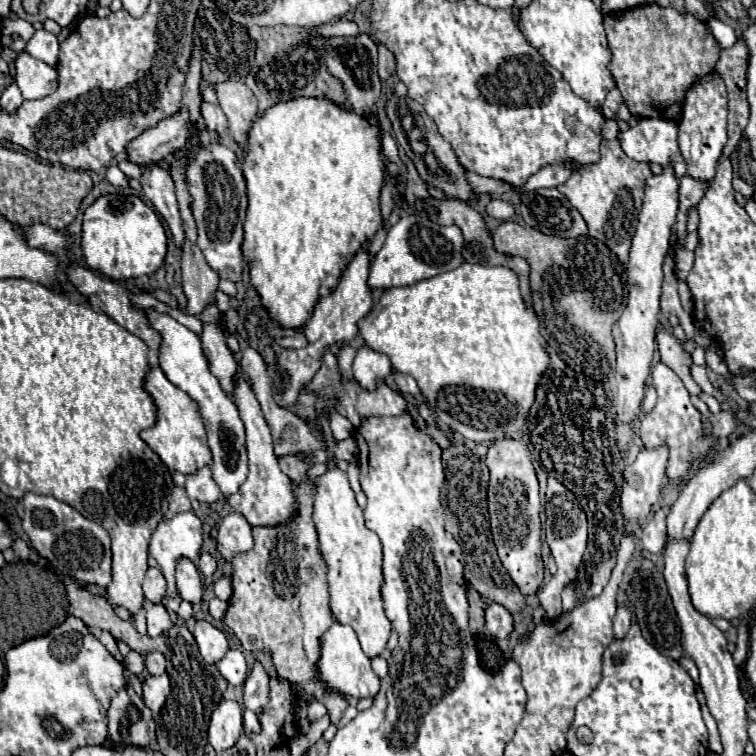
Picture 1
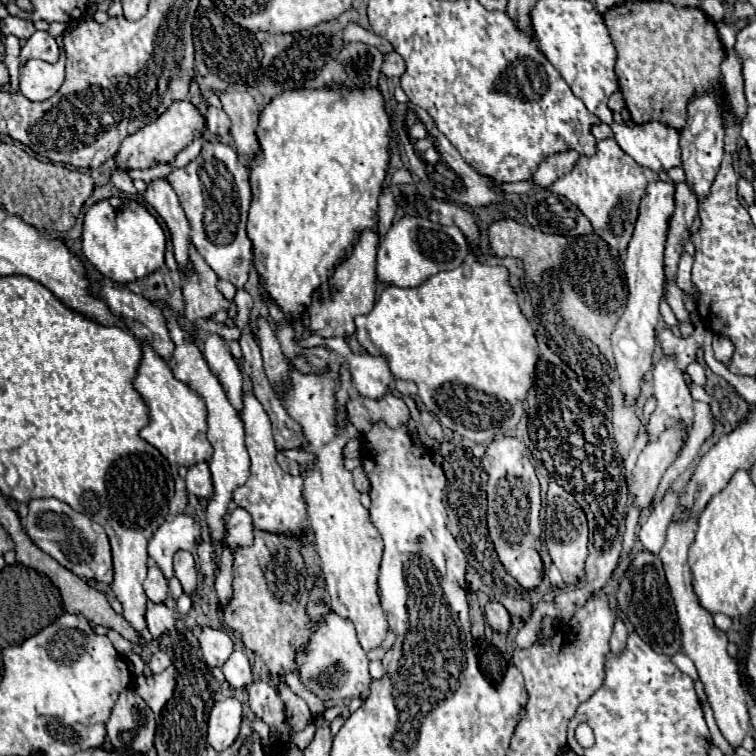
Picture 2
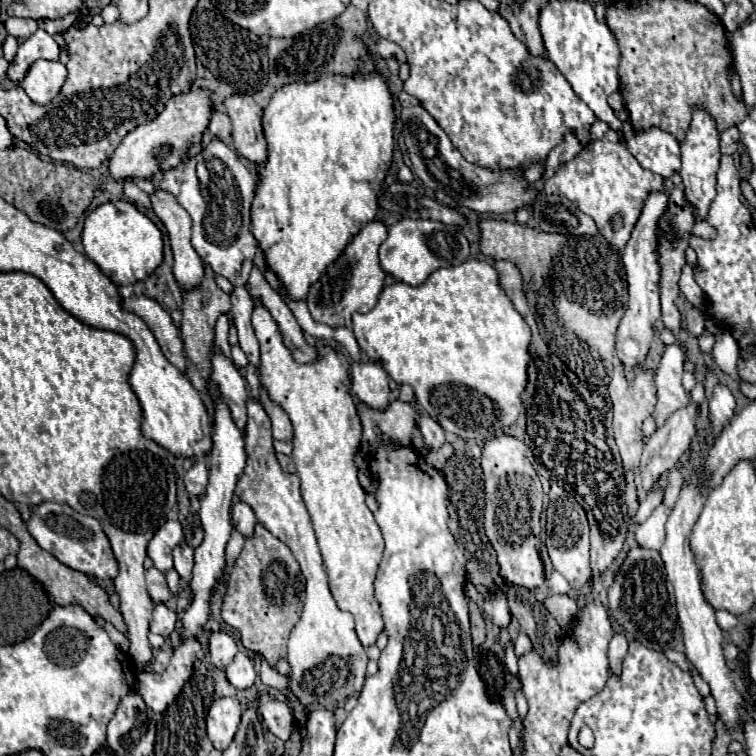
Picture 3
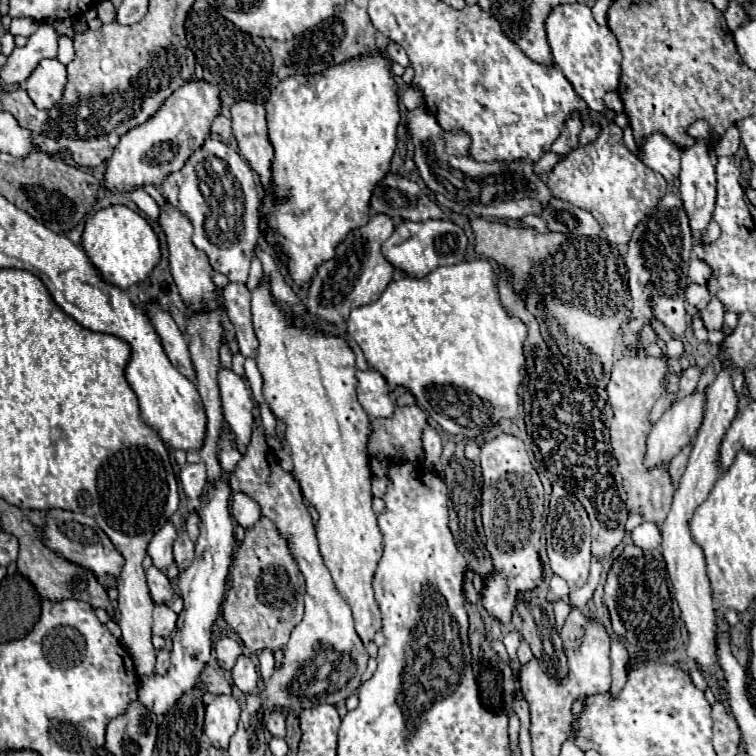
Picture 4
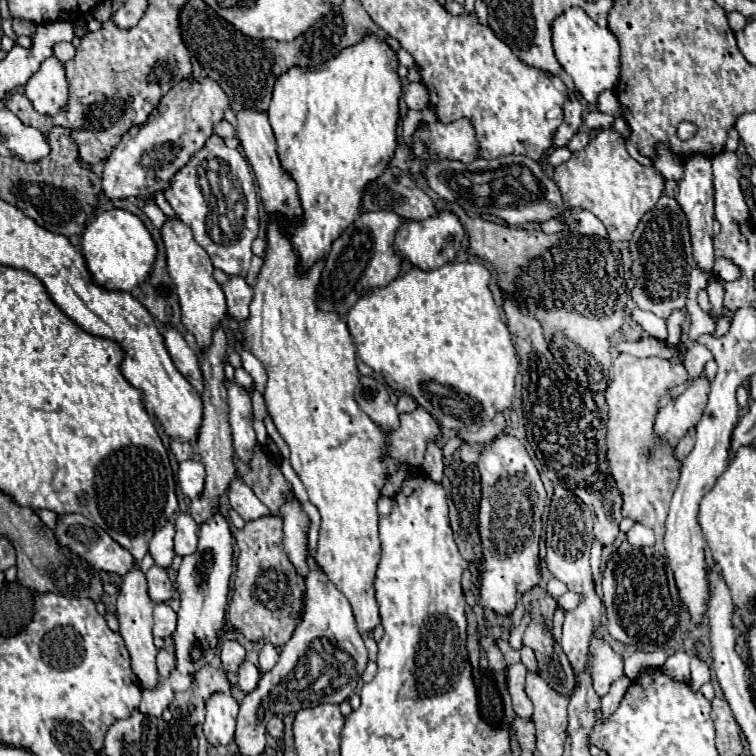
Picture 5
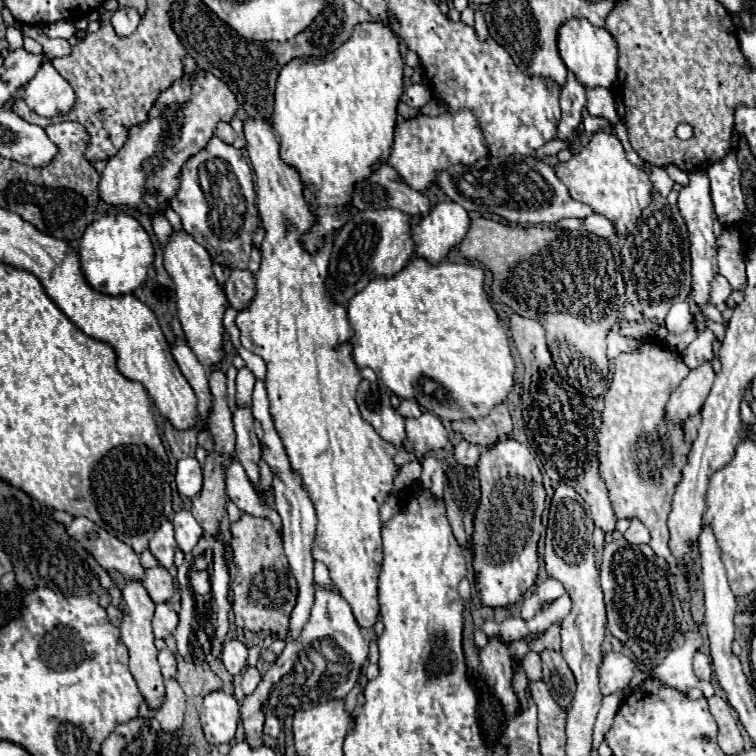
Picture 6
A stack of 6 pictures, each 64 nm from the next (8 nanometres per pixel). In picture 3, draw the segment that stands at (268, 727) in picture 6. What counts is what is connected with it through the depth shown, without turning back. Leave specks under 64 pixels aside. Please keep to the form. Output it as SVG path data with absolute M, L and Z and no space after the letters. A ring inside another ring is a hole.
M262 694L260 696L260 702L258 702L258 710L264 718L264 724L268 726L268 730L282 738L282 740L288 740L290 738L290 730L292 730L292 714L286 706L284 700L278 700L278 698L272 698L268 694Z

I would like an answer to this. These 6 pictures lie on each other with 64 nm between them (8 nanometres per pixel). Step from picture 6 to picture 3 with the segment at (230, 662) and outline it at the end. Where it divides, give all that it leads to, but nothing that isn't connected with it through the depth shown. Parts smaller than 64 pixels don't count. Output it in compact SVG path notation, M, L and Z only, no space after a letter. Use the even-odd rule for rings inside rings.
M212 632L210 634L208 654L210 654L210 660L216 668L224 670L232 662L232 658L236 656L236 652L238 652L238 646L228 634L224 634L224 632Z

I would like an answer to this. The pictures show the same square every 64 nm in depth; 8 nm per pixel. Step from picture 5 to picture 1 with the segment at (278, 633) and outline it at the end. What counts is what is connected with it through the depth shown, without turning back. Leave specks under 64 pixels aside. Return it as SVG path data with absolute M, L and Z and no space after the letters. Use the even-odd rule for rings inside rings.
M296 456L278 458L284 474L292 478L296 488L298 516L288 524L274 528L252 528L254 548L236 554L232 558L232 598L224 614L224 624L240 638L242 646L250 652L266 652L272 658L276 674L284 680L304 686L306 700L314 696L324 702L332 724L338 724L344 708L348 706L342 694L328 692L316 674L316 660L320 656L320 636L332 624L332 612L328 606L328 582L326 566L318 552L318 536L312 524L312 498L314 486L306 470L312 466Z

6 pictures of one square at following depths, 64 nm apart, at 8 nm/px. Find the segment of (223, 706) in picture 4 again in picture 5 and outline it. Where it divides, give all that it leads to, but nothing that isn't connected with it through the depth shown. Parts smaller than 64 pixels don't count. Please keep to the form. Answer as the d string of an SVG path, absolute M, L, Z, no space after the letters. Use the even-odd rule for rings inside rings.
M216 692L206 700L204 736L212 746L228 746L234 740L238 702L230 694Z

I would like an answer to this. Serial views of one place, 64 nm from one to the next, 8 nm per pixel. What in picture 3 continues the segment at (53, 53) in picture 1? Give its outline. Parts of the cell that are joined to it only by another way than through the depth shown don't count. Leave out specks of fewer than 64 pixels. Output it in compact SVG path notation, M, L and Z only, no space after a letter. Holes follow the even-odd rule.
M38 28L24 44L20 44L14 60L10 62L8 66L8 80L12 82L22 82L24 80L24 74L28 72L28 68L32 66L32 62L40 60L40 58L46 58L46 60L58 60L58 44L54 42L54 38Z

